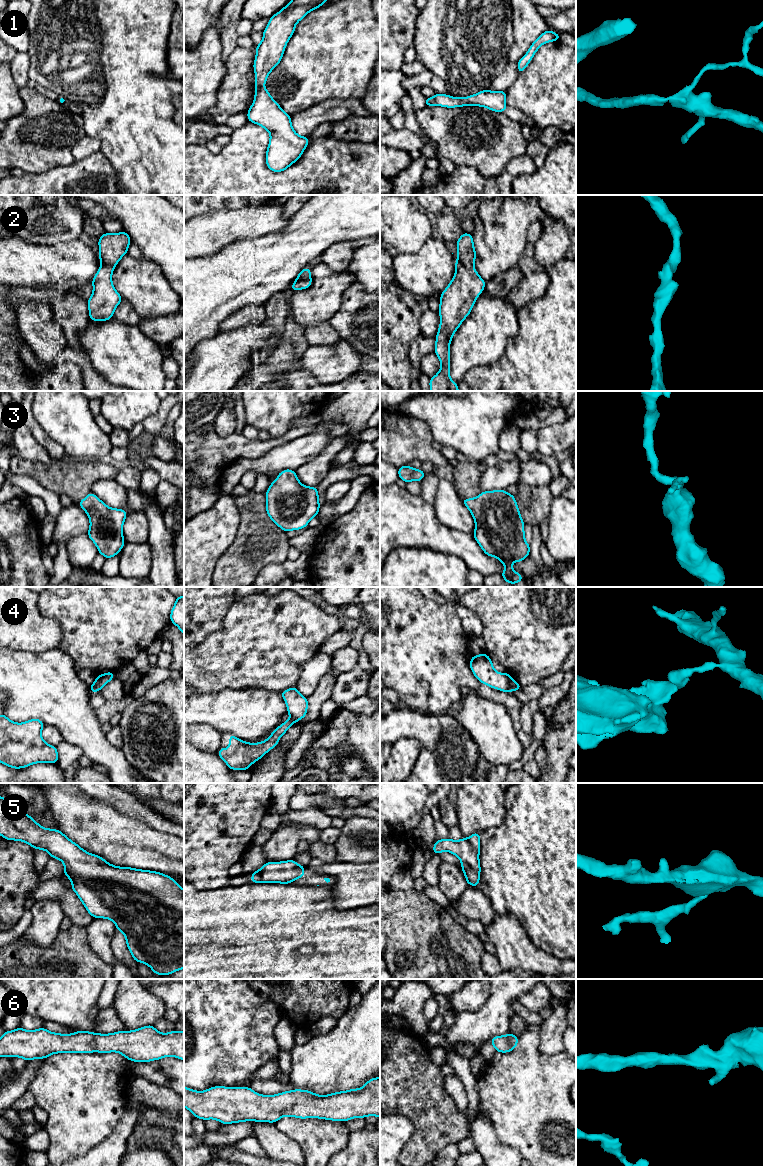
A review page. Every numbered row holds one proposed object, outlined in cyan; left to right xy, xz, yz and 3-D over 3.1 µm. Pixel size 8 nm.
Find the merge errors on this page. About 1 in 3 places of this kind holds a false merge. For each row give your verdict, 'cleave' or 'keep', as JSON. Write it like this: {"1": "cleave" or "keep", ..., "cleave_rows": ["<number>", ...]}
{"1": "keep", "2": "keep", "3": "keep", "4": "cleave", "5": "keep", "6": "keep", "cleave_rows": ["4"]}

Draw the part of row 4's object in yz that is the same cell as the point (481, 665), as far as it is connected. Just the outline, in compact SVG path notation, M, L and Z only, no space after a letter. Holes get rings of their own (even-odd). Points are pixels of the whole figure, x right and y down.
M486 653L472 656L470 669L479 682L503 692L512 692L513 678L509 673L495 671L492 662Z

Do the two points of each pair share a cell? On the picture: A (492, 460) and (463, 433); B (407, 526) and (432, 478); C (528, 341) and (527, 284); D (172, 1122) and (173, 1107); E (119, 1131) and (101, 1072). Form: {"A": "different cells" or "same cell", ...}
{"A": "different cells", "B": "different cells", "C": "different cells", "D": "different cells", "E": "different cells"}

